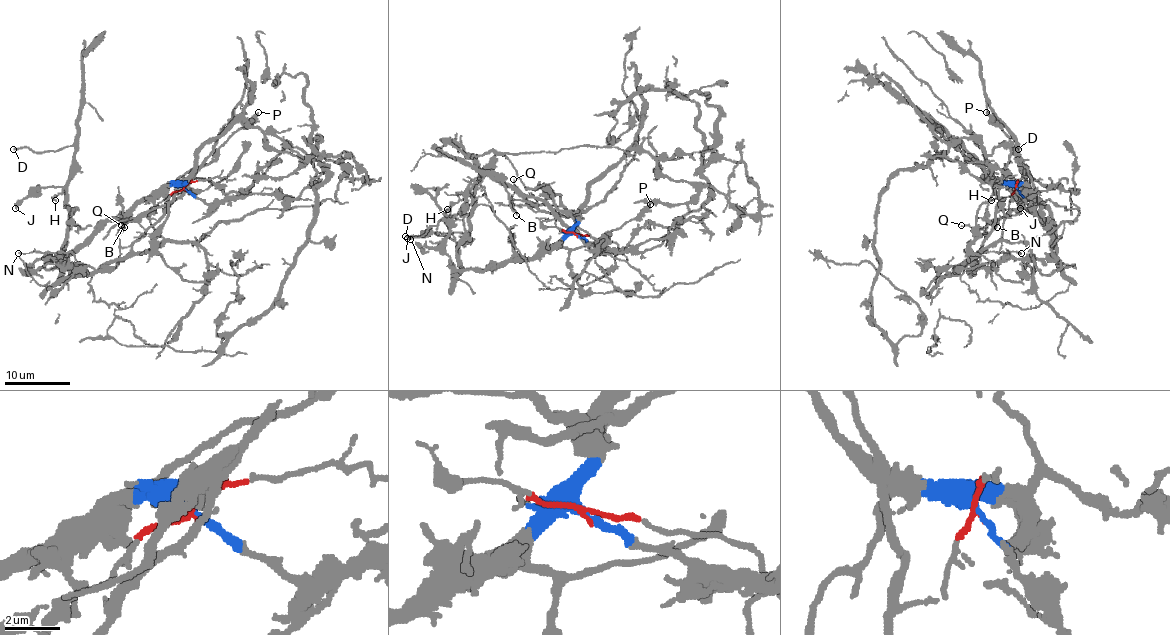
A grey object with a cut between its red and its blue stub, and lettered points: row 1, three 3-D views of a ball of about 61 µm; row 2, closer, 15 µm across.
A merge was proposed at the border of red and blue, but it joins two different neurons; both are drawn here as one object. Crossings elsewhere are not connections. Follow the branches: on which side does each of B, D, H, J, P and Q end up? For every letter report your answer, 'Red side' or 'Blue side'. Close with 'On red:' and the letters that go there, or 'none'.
B: Red side
D: Blue side
H: Blue side
J: Blue side
P: Blue side
Q: Red side
On red: B, Q

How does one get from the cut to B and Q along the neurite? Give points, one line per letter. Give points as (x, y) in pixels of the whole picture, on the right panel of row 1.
B: (1017, 189), (1008, 207), (995, 215), (994, 230), (982, 246), (997, 226)
Q: (1017, 189), (1008, 207), (995, 215), (994, 230), (982, 246), (982, 235), (961, 225)

